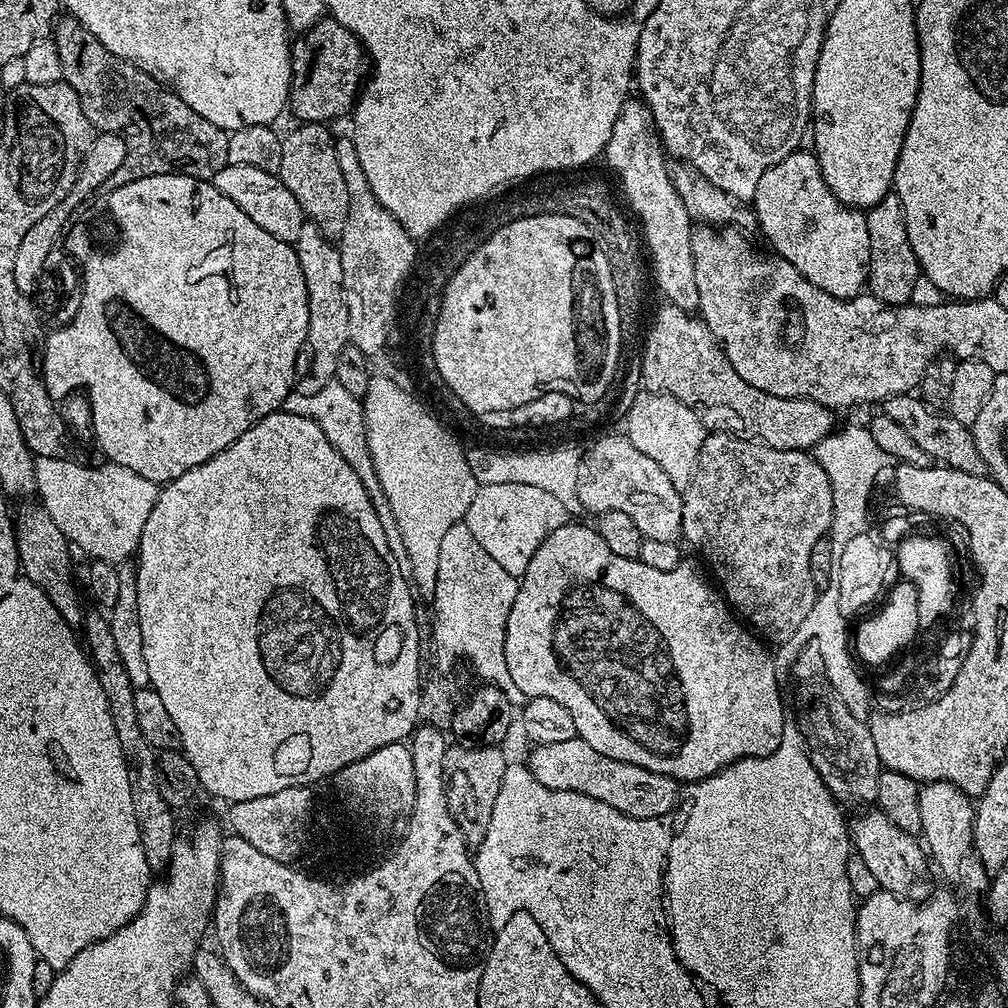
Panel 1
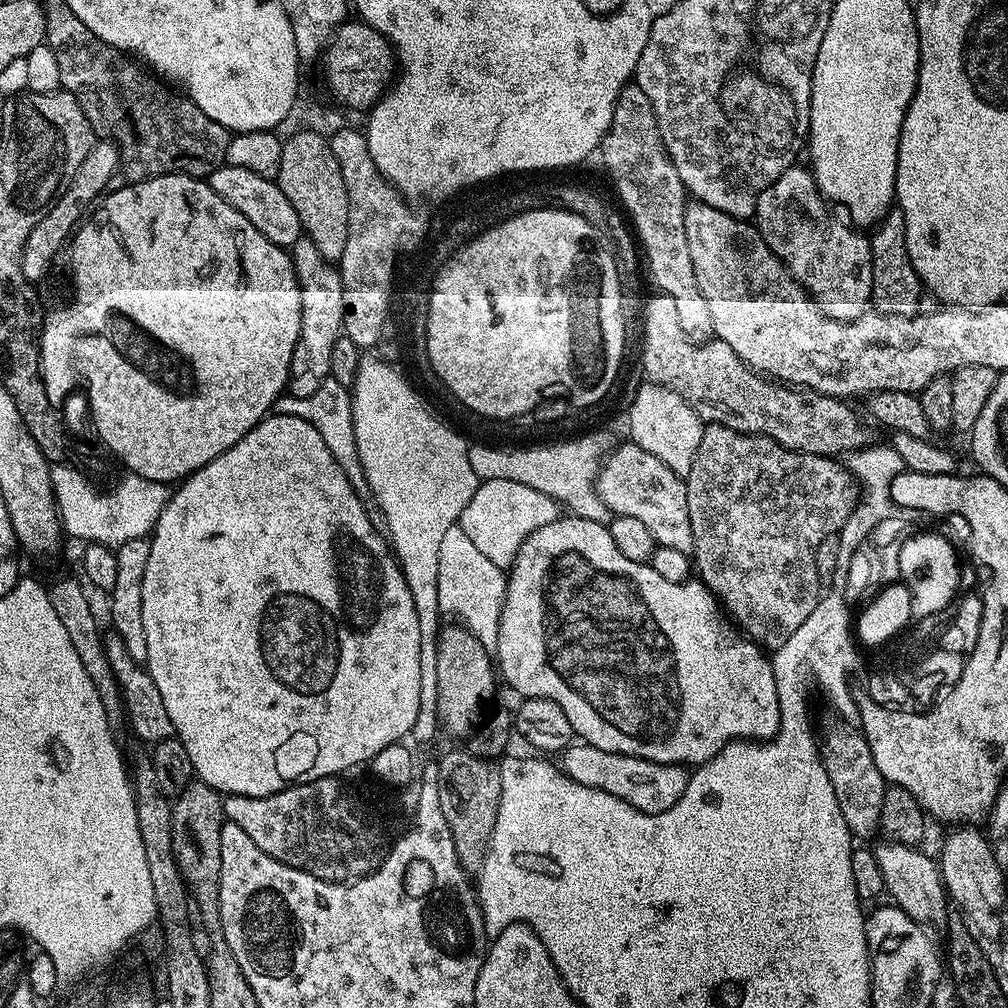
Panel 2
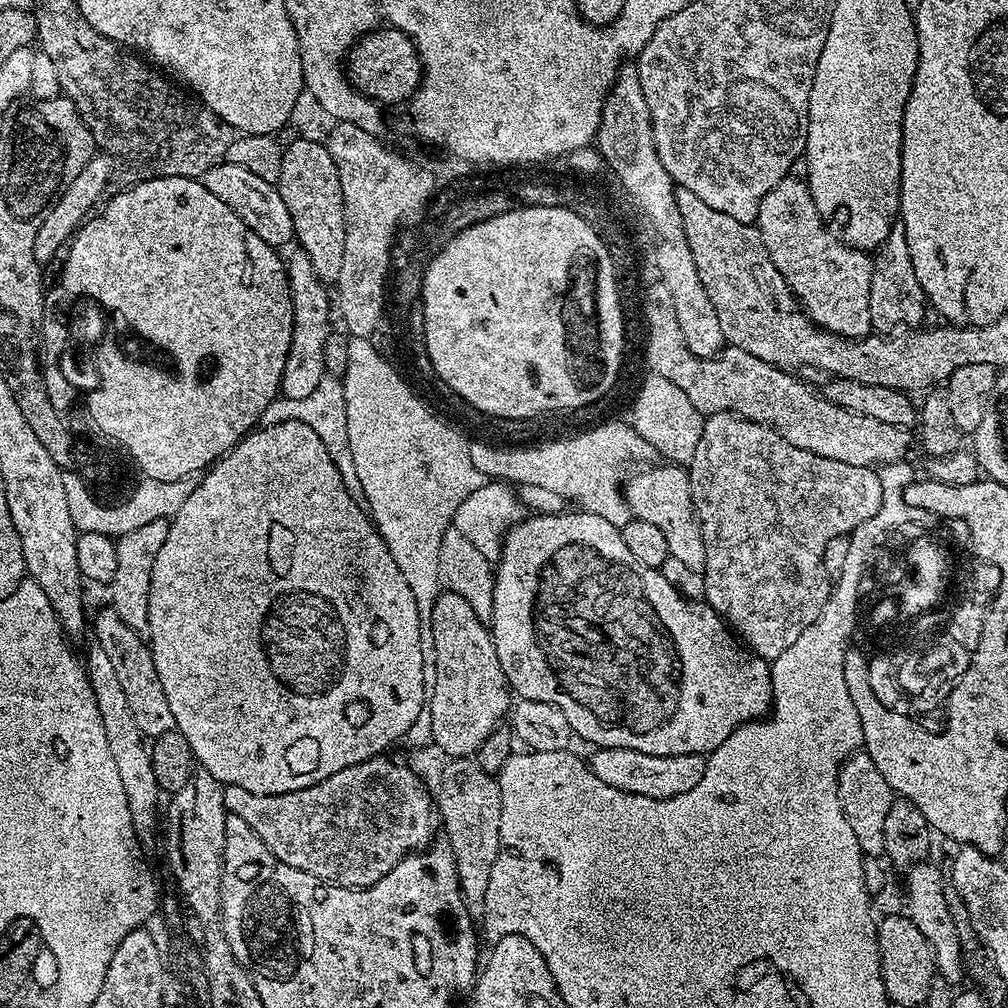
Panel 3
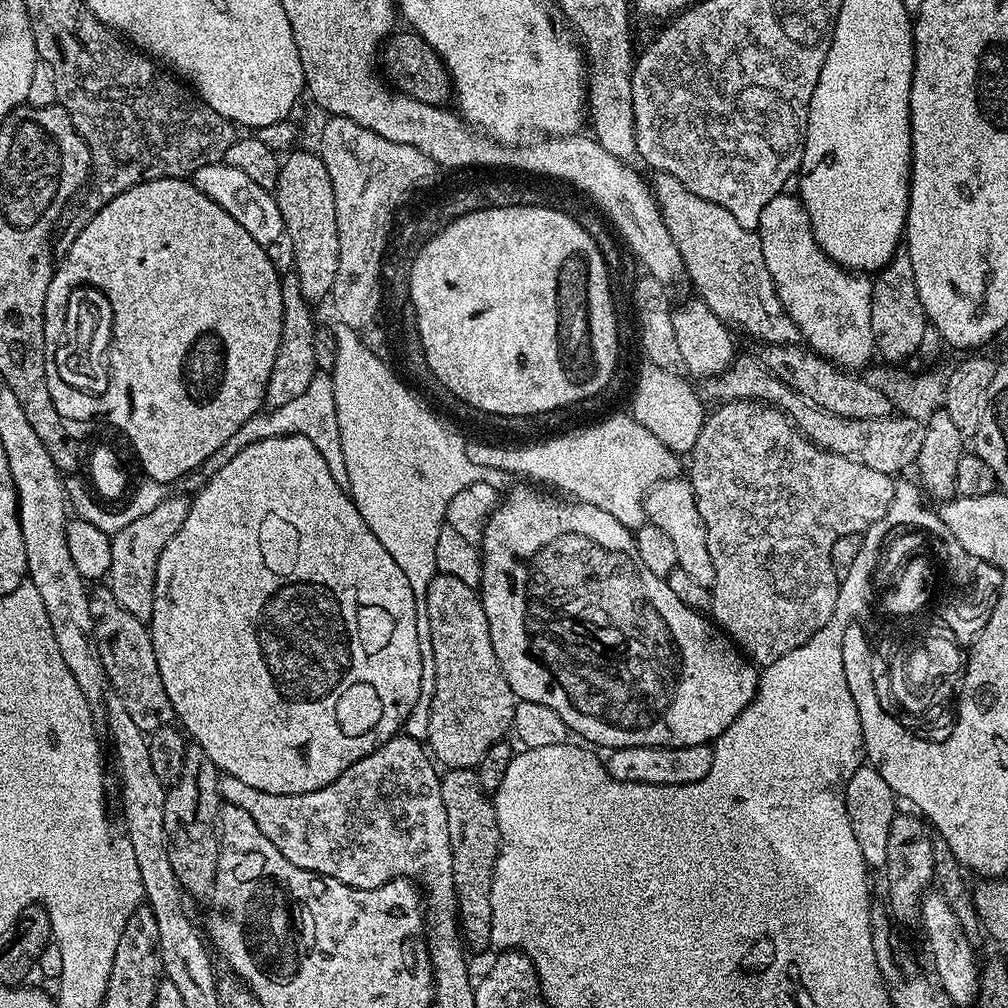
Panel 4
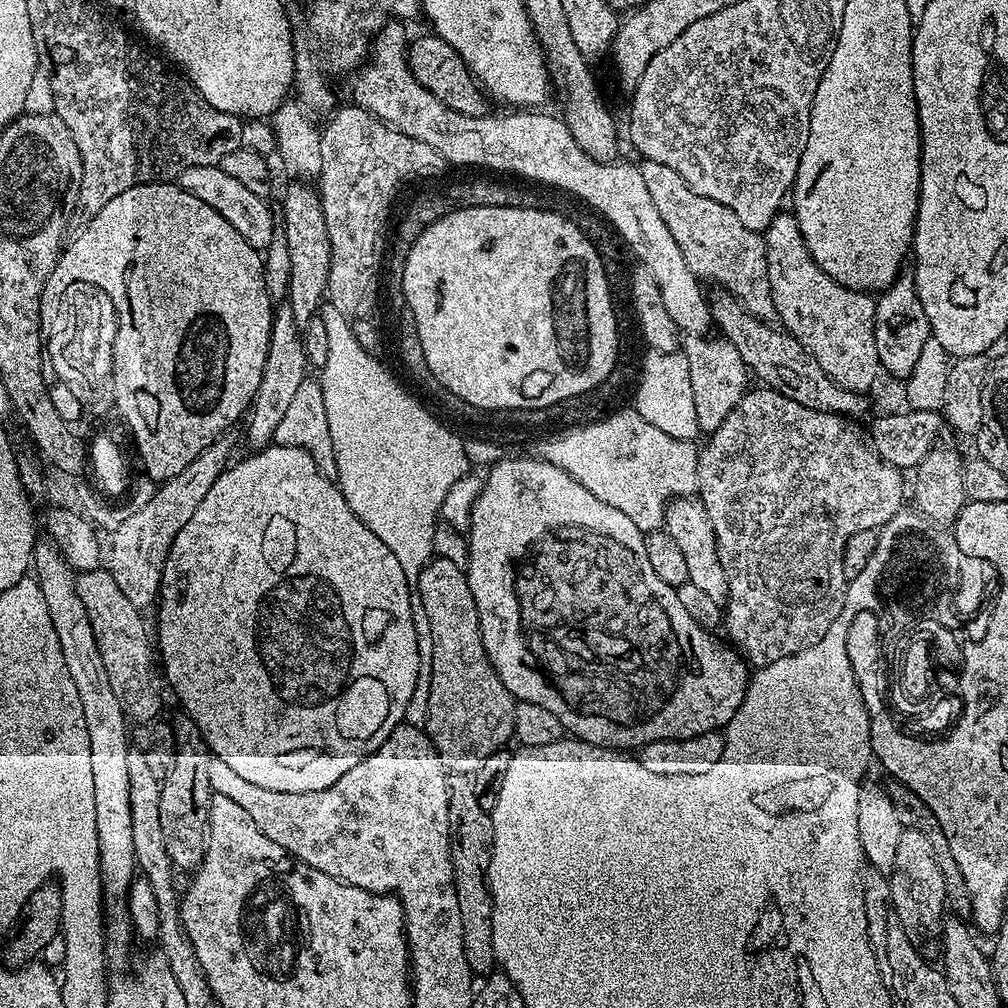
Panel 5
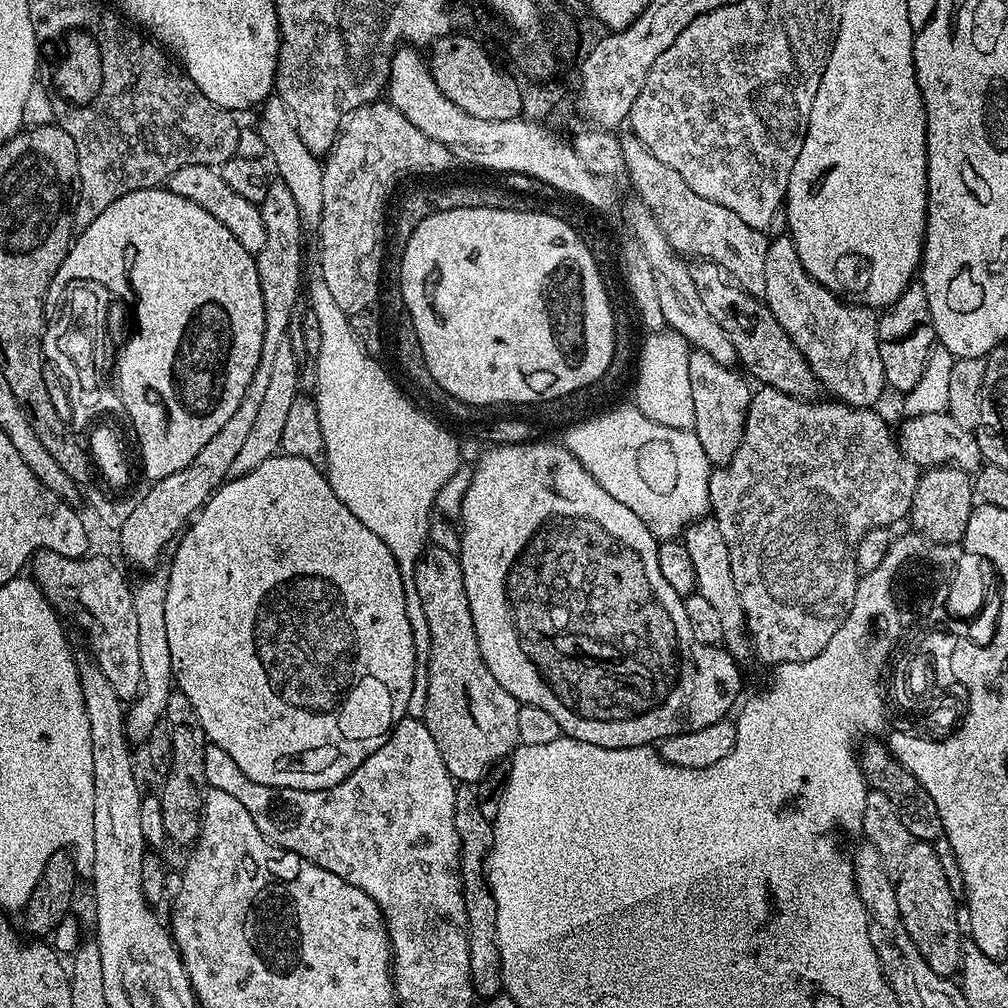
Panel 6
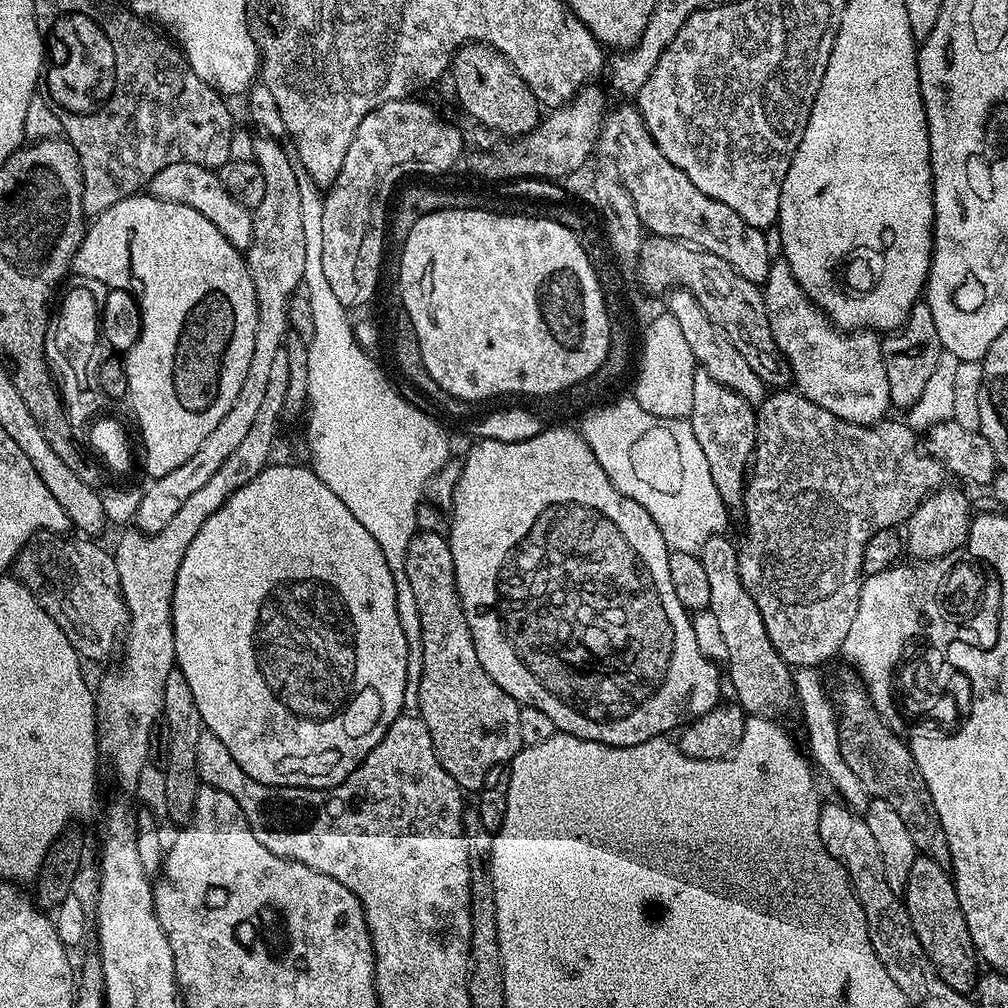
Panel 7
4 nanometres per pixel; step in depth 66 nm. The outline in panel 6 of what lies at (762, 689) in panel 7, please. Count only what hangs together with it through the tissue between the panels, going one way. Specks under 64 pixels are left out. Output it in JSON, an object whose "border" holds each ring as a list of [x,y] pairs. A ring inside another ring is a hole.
{"border":[[[715,519],[697,520],[683,533],[682,543],[694,562],[695,591],[718,610],[724,635],[723,647],[737,662],[744,662],[744,659],[750,656],[750,644],[744,627],[742,600],[738,598],[738,590],[734,586],[734,573],[730,571],[730,552],[726,550],[726,538],[722,538],[722,530],[718,530]]]}

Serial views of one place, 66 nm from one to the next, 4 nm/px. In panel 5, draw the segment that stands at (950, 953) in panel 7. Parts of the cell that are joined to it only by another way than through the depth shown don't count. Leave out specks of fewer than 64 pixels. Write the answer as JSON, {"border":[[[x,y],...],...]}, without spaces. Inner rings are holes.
{"border":[[[905,828],[902,838],[898,838],[898,855],[894,858],[894,870],[888,881],[894,914],[898,914],[898,922],[902,922],[906,938],[910,938],[925,961],[935,961],[935,956],[937,959],[942,952],[940,935],[944,932],[946,919],[946,882],[942,878],[942,870],[938,870],[934,846],[930,846],[930,838],[926,838],[922,830]]]}

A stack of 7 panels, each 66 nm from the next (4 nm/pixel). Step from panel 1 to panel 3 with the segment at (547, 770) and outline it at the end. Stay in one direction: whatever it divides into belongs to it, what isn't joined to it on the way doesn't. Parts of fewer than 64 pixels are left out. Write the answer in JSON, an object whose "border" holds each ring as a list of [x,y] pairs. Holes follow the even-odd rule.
{"border":[[[596,748],[593,751],[590,767],[592,773],[606,786],[614,786],[614,790],[622,790],[630,794],[642,794],[646,798],[665,800],[678,794],[686,794],[702,782],[704,756],[694,754],[674,754],[663,756],[662,754],[642,754],[642,750],[630,750],[629,748]]]}

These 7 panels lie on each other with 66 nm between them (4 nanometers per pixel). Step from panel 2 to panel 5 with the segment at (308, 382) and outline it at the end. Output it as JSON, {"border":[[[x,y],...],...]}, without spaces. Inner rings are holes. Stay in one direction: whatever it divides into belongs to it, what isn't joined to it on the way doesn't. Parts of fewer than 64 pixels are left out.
{"border":[[[281,303],[275,309],[272,318],[270,346],[266,354],[266,366],[262,374],[262,382],[258,386],[256,397],[252,400],[250,415],[247,417],[247,420],[249,419],[249,449],[267,448],[275,441],[278,422],[282,422],[282,418],[286,418],[286,409],[290,406],[290,402],[294,402],[294,394],[298,394],[298,386],[302,386],[302,382],[309,375],[309,372],[310,367],[304,349],[302,332],[295,325],[290,304]]]}

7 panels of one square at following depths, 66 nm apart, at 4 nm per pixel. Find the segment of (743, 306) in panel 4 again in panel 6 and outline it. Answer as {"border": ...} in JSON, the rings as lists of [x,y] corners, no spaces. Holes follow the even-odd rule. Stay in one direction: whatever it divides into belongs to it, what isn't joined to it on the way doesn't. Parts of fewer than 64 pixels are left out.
{"border":[[[631,134],[625,136],[620,140],[620,146],[626,158],[627,183],[632,183],[633,190],[640,195],[637,196],[639,203],[648,207],[672,249],[681,257],[696,256],[692,258],[717,264],[744,291],[757,298],[763,297],[769,237],[761,229],[746,226],[734,210],[726,210],[726,206],[718,206],[718,202],[710,202],[710,198],[694,194],[678,170],[670,170],[666,162],[658,162],[658,158],[642,146],[638,137]]]}

